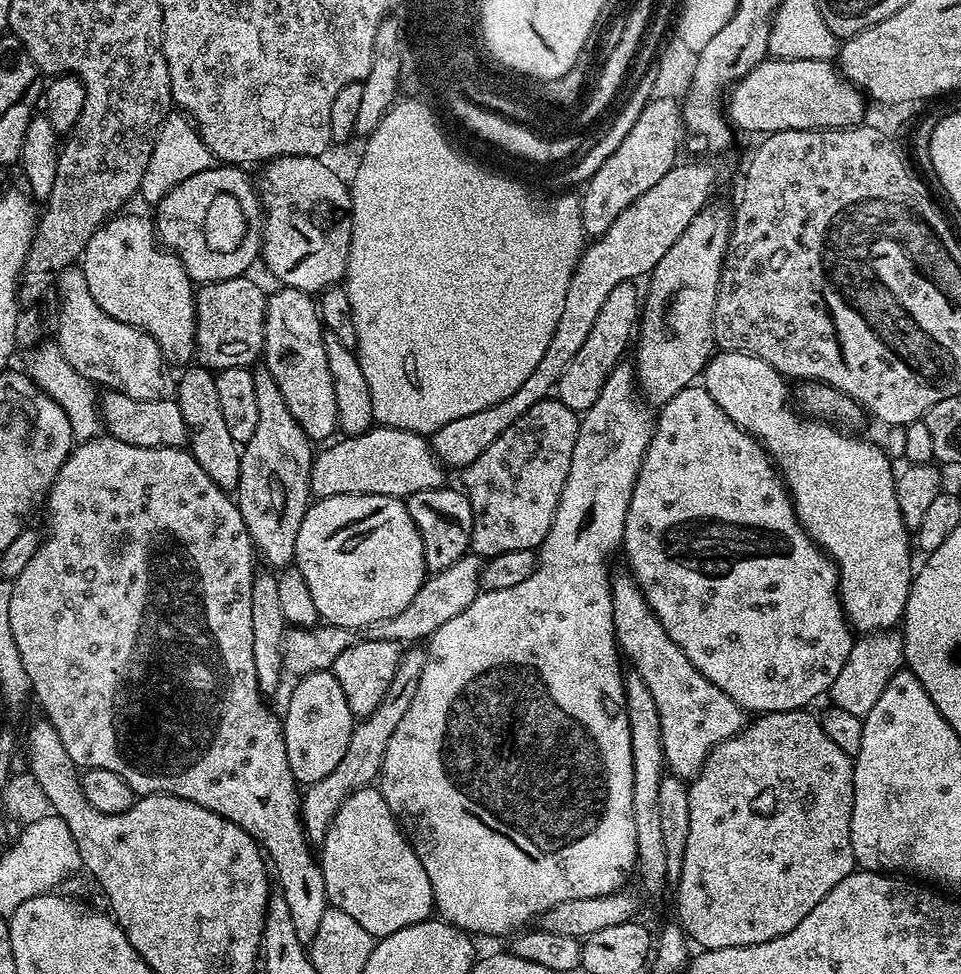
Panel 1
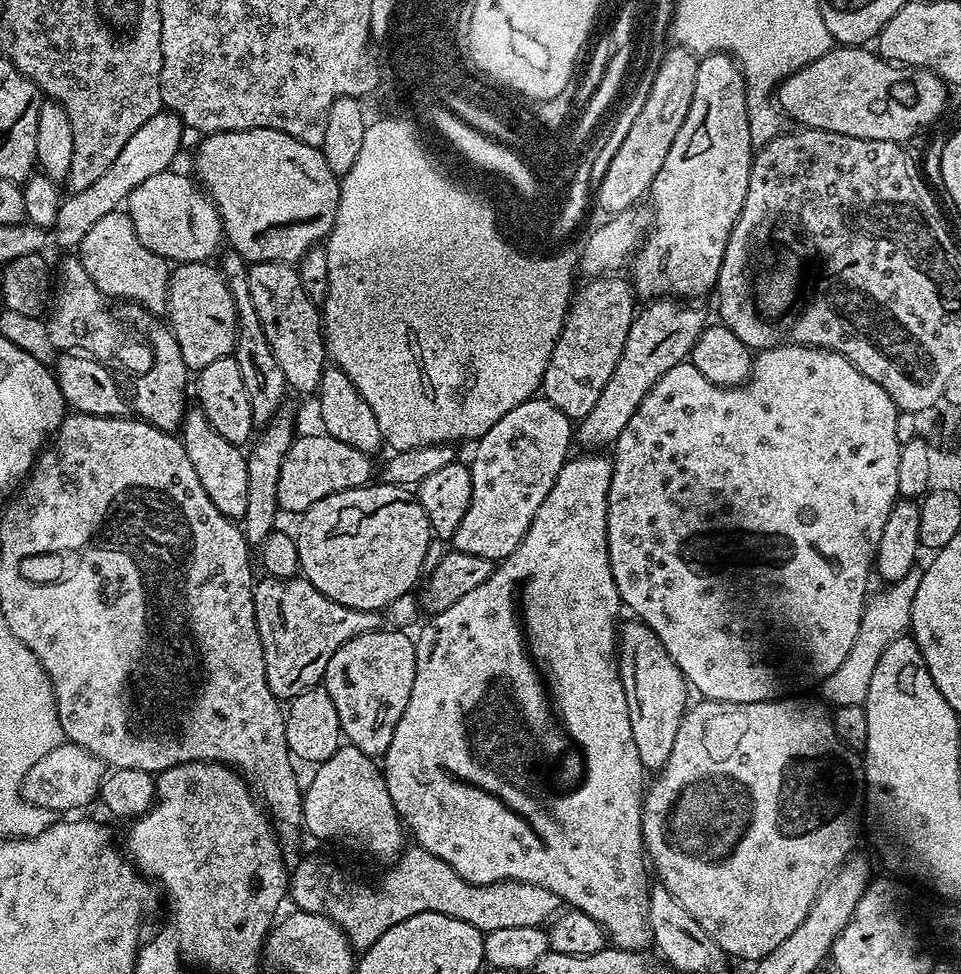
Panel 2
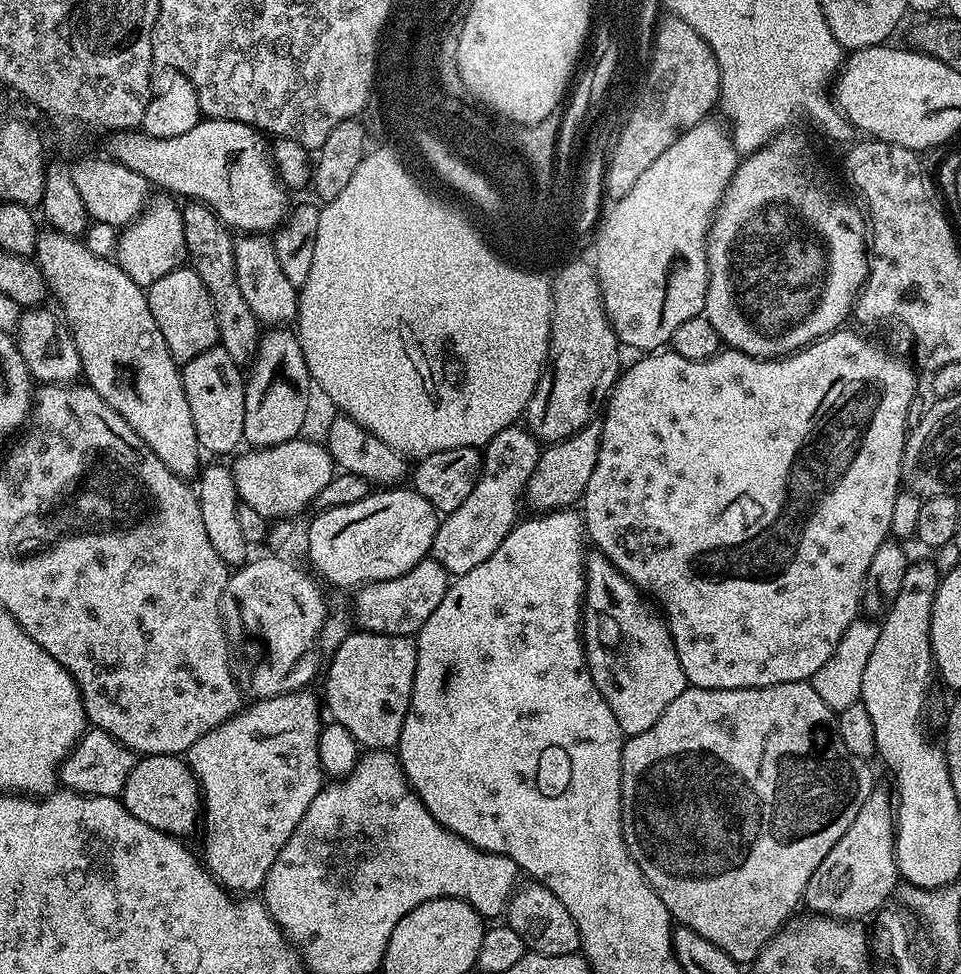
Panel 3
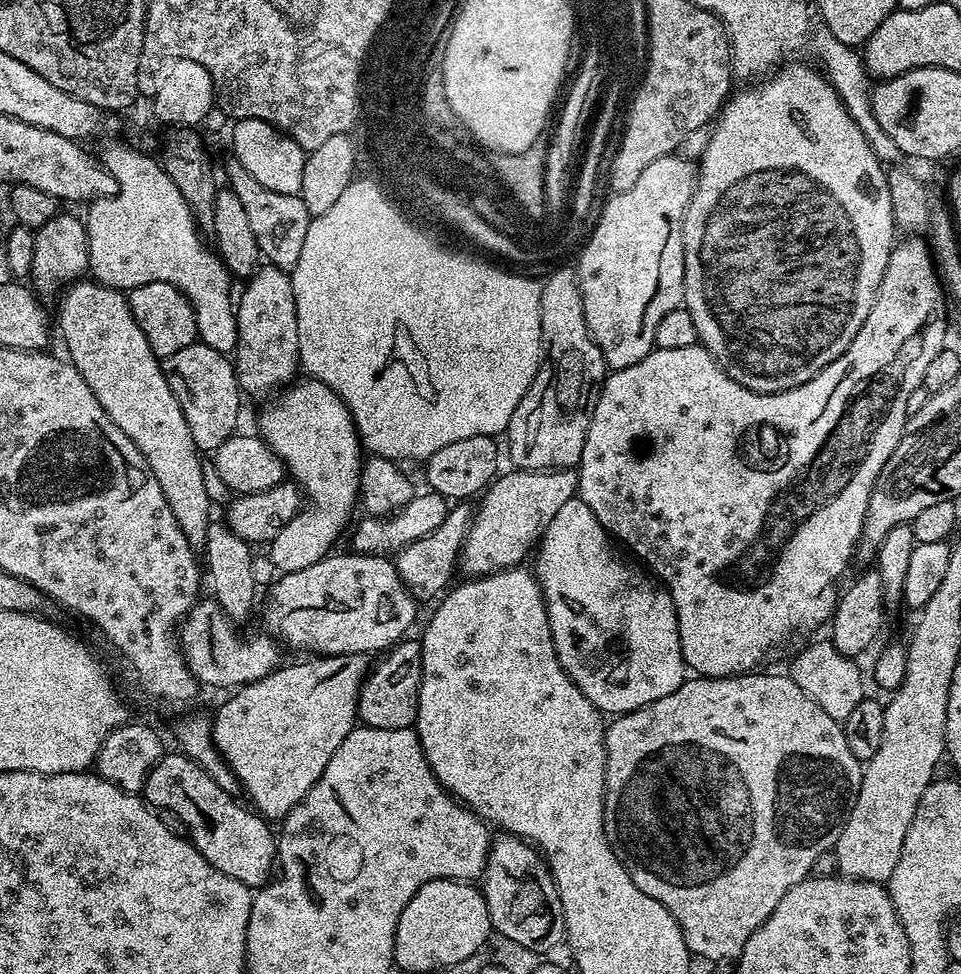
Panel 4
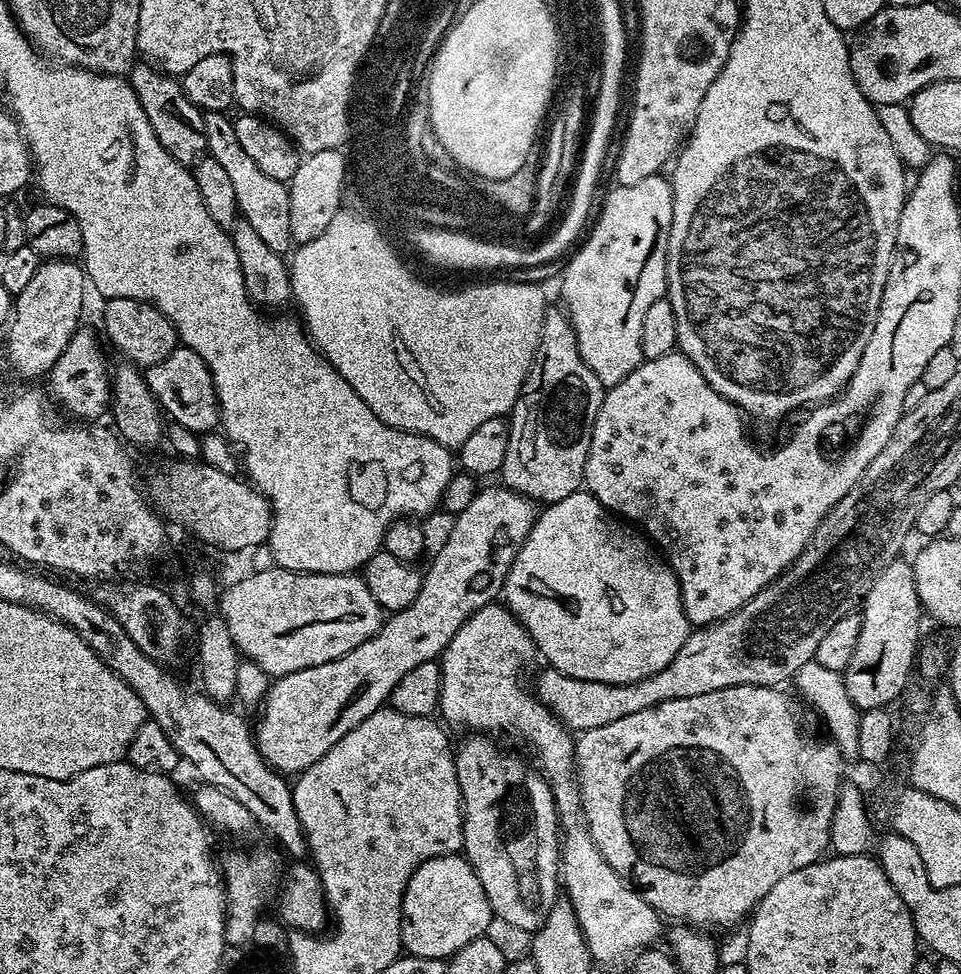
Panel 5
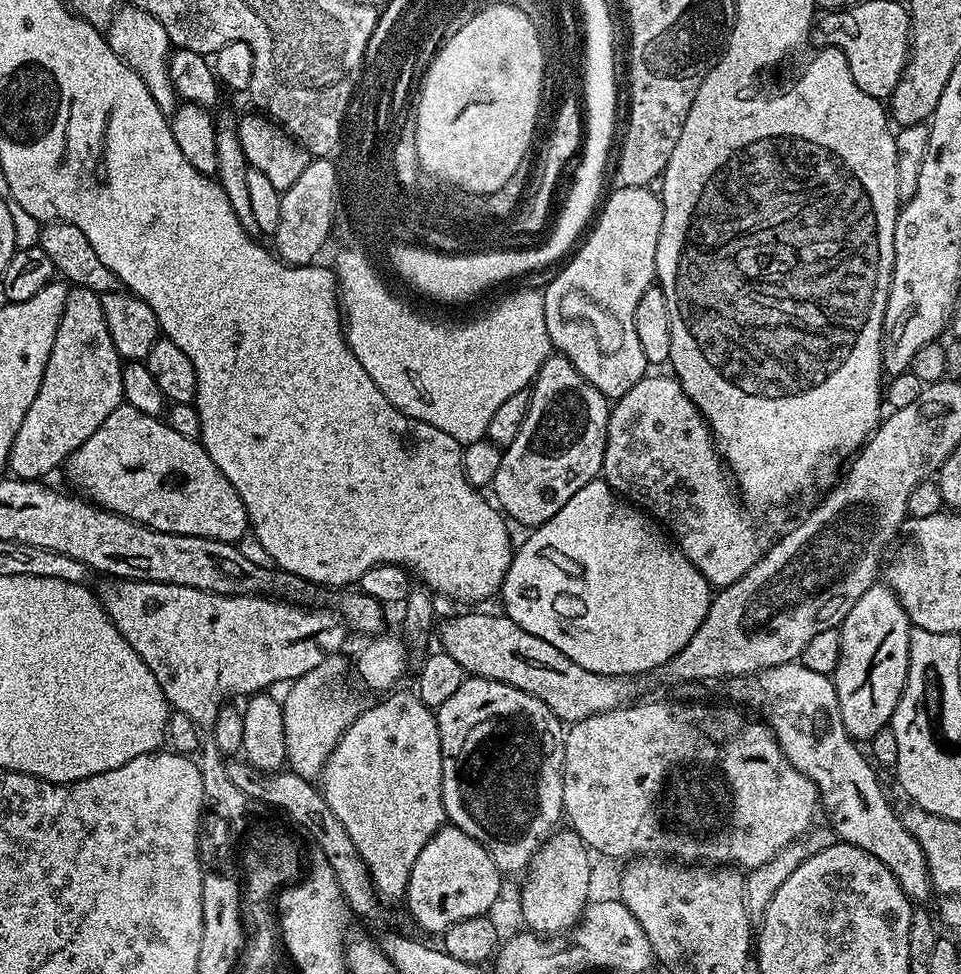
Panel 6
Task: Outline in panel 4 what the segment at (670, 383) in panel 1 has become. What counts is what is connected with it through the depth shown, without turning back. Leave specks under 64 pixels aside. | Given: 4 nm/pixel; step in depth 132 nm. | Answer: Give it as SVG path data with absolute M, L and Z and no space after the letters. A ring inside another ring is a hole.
M550 468L547 472L511 471L505 476L504 473L497 475L479 497L480 509L477 507L473 511L472 524L468 527L458 561L459 571L464 571L465 577L493 576L495 572L523 565L524 555L539 545L554 514L577 495L576 468Z

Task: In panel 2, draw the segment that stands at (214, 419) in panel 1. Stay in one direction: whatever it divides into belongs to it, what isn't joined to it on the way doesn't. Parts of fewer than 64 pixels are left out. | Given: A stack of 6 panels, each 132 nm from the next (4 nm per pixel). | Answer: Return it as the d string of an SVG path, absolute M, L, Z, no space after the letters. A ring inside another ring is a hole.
M192 406L185 411L182 425L182 443L194 466L194 474L206 492L206 498L213 503L217 511L230 520L239 521L246 510L246 490L248 489L248 457L237 445L226 442L204 416L203 410Z

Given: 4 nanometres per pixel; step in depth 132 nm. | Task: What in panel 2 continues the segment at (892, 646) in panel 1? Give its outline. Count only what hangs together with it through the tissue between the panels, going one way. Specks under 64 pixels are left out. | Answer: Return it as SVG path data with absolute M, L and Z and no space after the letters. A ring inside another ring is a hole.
M914 567L910 570L910 574L906 574L906 578L898 578L885 583L881 592L873 591L867 597L862 622L858 626L858 638L854 642L850 654L846 654L846 662L842 662L842 666L838 666L838 670L834 670L834 674L821 680L818 685L818 691L821 692L819 695L833 709L864 703L866 694L870 690L870 678L874 675L874 666L878 666L878 658L882 658L882 654L886 650L886 646L890 646L890 642L894 642L899 636L905 635L909 631L914 594L918 594L918 582L922 582L923 573L923 567Z

